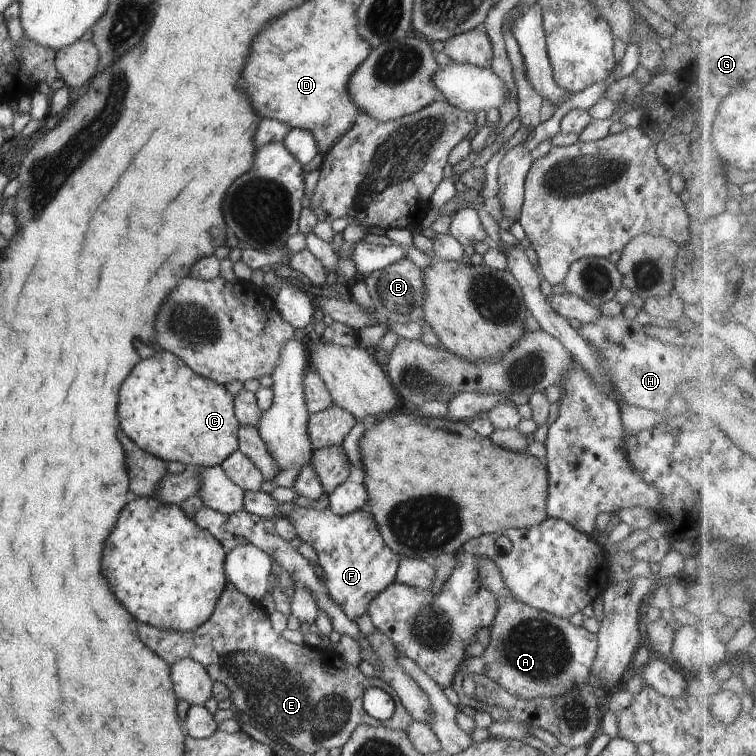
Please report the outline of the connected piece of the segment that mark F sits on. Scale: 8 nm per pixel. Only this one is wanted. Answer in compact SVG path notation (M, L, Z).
M299 506L288 514L287 519L294 525L297 538L316 551L331 600L354 622L367 614L368 604L377 593L395 582L402 556L384 543L366 507L346 515L336 515L329 508L314 510Z

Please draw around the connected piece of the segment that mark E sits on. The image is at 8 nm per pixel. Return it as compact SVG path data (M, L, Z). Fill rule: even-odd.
M231 583L226 584L222 595L218 598L215 610L210 619L196 629L183 632L171 629L152 628L140 624L140 640L154 648L168 664L176 660L191 659L198 662L214 682L223 683L229 690L236 710L244 712L254 720L263 731L274 732L278 739L286 742L298 755L314 755L317 751L341 748L348 742L352 732L361 725L385 727L391 730L404 731L412 722L408 712L402 707L400 698L393 689L380 678L366 678L359 668L348 665L334 650L325 650L308 645L299 646L285 640L271 626L269 615L258 601L251 600L239 592ZM368 688L384 690L395 703L394 715L386 721L371 718L363 710L362 698Z

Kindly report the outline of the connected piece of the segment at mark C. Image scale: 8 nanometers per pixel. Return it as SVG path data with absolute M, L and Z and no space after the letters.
M156 352L152 358L134 366L120 388L118 420L120 428L133 443L166 463L181 463L196 468L216 467L239 450L238 434L241 425L235 414L235 396L224 385L195 374L178 356L170 352Z

